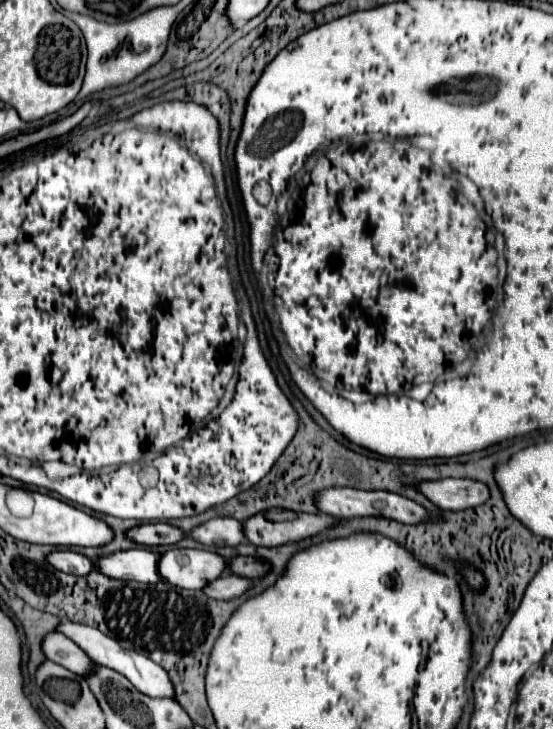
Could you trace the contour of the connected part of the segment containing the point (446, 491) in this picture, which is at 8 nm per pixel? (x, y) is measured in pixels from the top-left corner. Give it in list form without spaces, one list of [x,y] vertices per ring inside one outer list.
[[[444,478],[422,482],[420,492],[430,498],[440,510],[466,510],[484,504],[490,498],[490,488],[478,480]]]

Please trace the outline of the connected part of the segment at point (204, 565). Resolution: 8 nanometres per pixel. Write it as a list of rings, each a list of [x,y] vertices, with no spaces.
[[[168,550],[160,558],[160,574],[164,582],[178,588],[202,590],[228,570],[228,560],[208,550]]]

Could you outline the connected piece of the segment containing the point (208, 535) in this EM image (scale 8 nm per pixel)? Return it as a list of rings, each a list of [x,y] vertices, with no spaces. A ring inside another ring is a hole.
[[[214,518],[194,528],[192,538],[208,546],[240,546],[246,542],[242,522],[234,518]]]

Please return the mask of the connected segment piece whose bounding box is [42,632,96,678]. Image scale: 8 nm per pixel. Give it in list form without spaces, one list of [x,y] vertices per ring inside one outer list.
[[[60,632],[48,634],[48,638],[44,638],[44,642],[42,642],[42,650],[48,660],[68,668],[70,672],[74,672],[78,676],[88,678],[94,672],[96,664],[88,658],[88,654]]]

